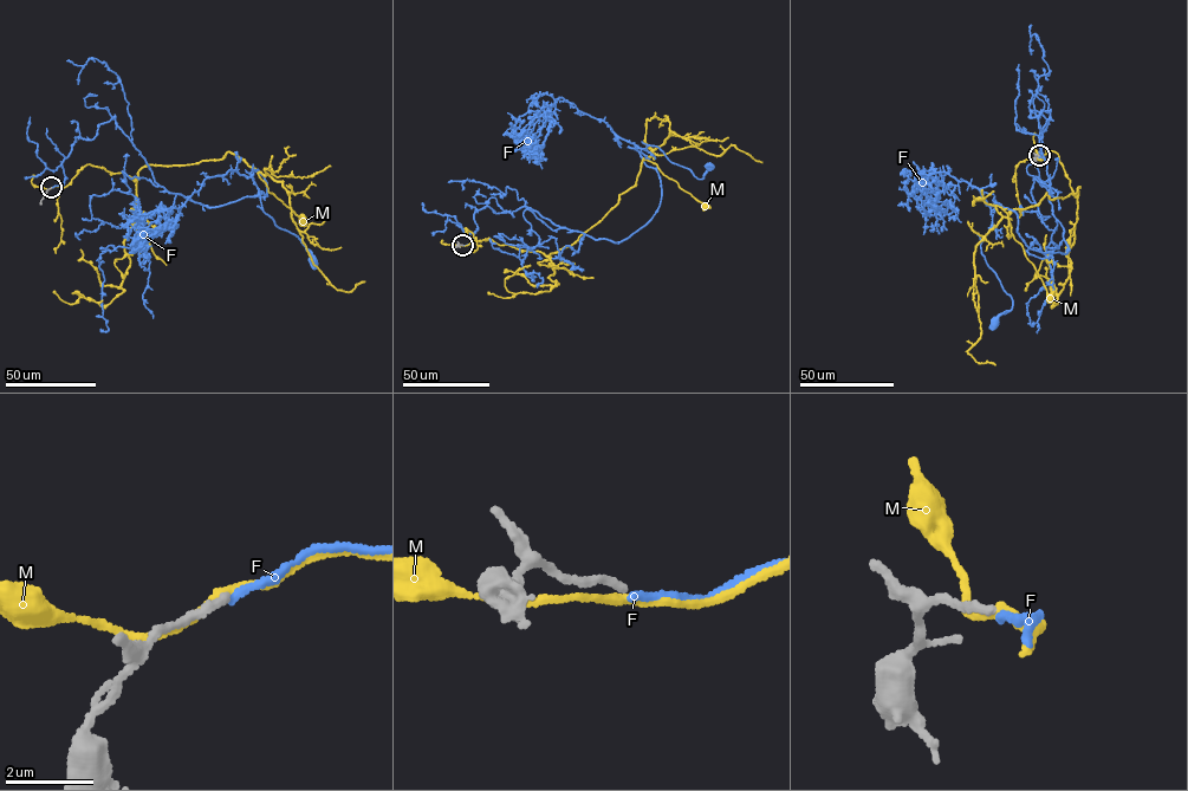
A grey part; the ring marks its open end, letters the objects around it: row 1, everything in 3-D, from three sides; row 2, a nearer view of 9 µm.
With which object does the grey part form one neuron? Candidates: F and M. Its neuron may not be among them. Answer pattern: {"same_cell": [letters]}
{"same_cell": ["F"]}

